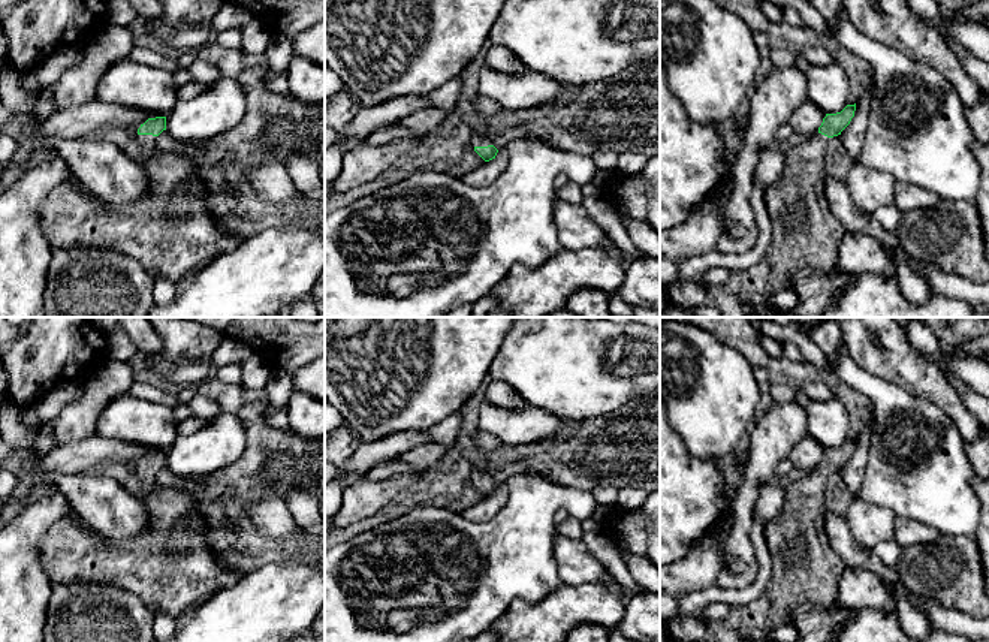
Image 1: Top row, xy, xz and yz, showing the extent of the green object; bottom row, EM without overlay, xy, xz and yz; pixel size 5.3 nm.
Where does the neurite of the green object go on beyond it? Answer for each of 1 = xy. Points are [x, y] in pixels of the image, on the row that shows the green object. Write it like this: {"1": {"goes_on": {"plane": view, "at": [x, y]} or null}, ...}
{"1": {"goes_on": {"plane": "xy", "at": [171, 232]}}}

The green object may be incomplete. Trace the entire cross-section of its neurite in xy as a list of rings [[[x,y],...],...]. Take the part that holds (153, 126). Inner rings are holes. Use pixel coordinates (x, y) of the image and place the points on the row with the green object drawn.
[[[166,117],[148,118],[138,129],[144,154],[142,169],[148,190],[142,199],[123,205],[109,205],[88,192],[70,175],[60,183],[39,207],[39,220],[54,248],[99,247],[112,248],[138,260],[153,280],[171,280],[181,286],[199,268],[220,254],[236,248],[241,239],[223,232],[205,201],[205,183],[190,157],[160,153],[157,136],[166,130]]]

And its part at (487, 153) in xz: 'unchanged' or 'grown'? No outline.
grown

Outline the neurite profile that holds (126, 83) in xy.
[[[126,57],[112,63],[99,78],[96,99],[103,103],[163,114],[178,100],[178,84],[171,72]]]

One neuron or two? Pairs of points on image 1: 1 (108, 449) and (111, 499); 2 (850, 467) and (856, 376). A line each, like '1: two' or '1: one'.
1: two
2: two

